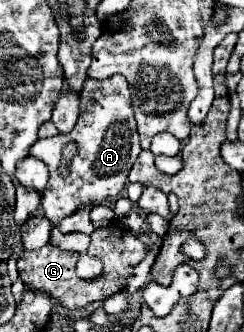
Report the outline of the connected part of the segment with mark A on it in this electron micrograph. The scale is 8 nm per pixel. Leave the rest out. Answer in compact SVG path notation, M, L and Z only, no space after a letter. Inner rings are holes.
M113 75L103 81L85 79L83 91L79 95L79 103L81 103L79 119L71 133L57 135L51 139L39 139L31 147L31 155L39 157L49 170L49 182L43 191L41 207L45 217L53 225L59 225L63 217L73 215L75 211L87 205L97 205L109 197L119 195L119 191L127 185L127 175L131 165L141 153L133 105L131 105L131 91L123 75ZM69 141L77 143L77 155L73 157L69 175L63 177L59 173L61 149Z

